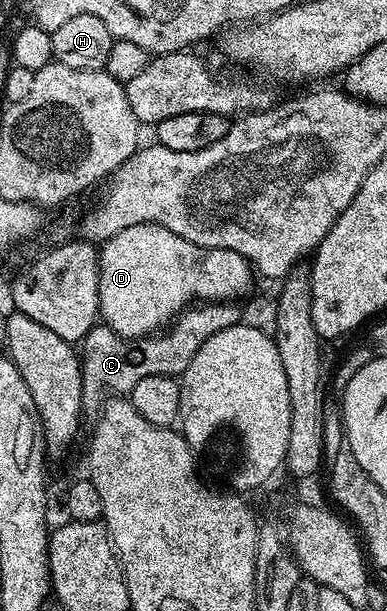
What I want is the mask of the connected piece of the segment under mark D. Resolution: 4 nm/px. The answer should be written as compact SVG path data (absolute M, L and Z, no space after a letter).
M162 225L127 227L99 249L100 320L120 337L136 339L164 330L182 309L198 301L237 301L253 285L255 270L243 255L226 249L204 249Z

